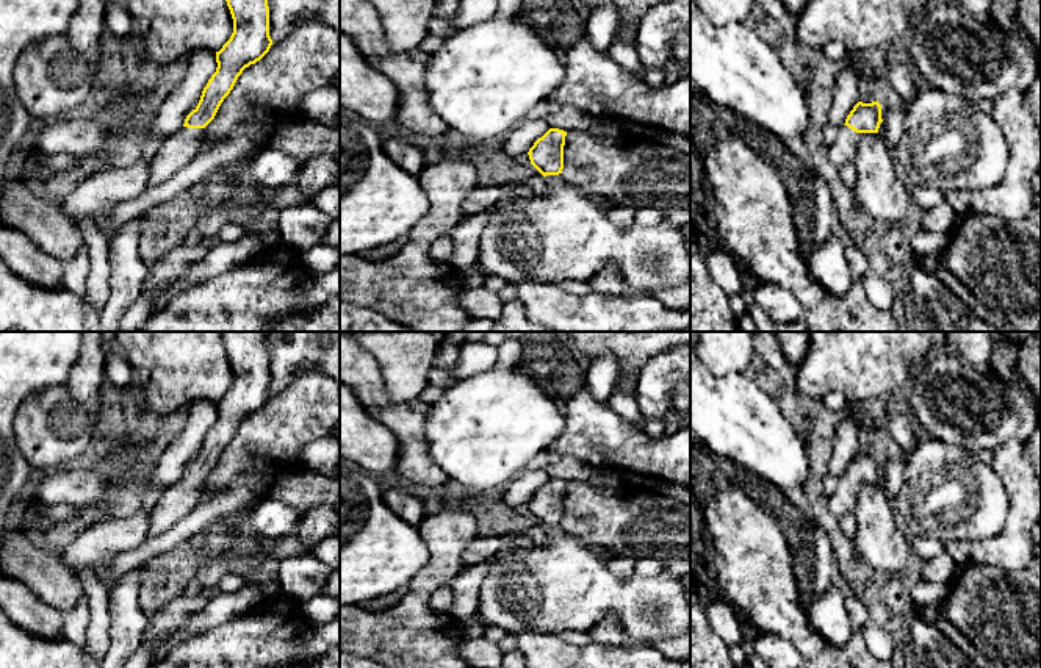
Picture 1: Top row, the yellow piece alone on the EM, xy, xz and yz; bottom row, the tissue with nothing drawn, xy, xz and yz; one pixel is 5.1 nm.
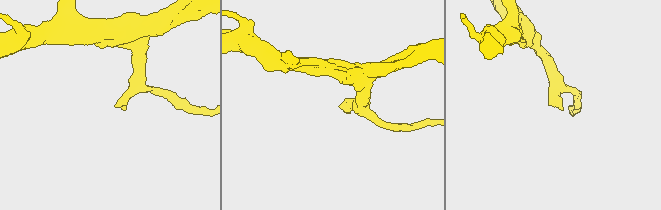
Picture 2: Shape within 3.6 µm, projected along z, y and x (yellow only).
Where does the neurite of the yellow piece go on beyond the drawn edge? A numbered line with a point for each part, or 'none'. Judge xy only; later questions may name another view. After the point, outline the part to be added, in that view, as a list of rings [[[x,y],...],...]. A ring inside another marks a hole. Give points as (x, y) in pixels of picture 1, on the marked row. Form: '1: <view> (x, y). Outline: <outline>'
1: xy (179, 149). Outline: [[[182,127],[161,142],[149,164],[146,191],[171,180],[196,158],[202,133],[204,128]]]

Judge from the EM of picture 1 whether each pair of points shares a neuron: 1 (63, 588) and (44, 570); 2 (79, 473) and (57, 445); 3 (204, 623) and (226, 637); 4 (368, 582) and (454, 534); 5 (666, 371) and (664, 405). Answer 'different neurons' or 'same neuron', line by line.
1: same neuron
2: different neurons
3: different neurons
4: different neurons
5: same neuron

